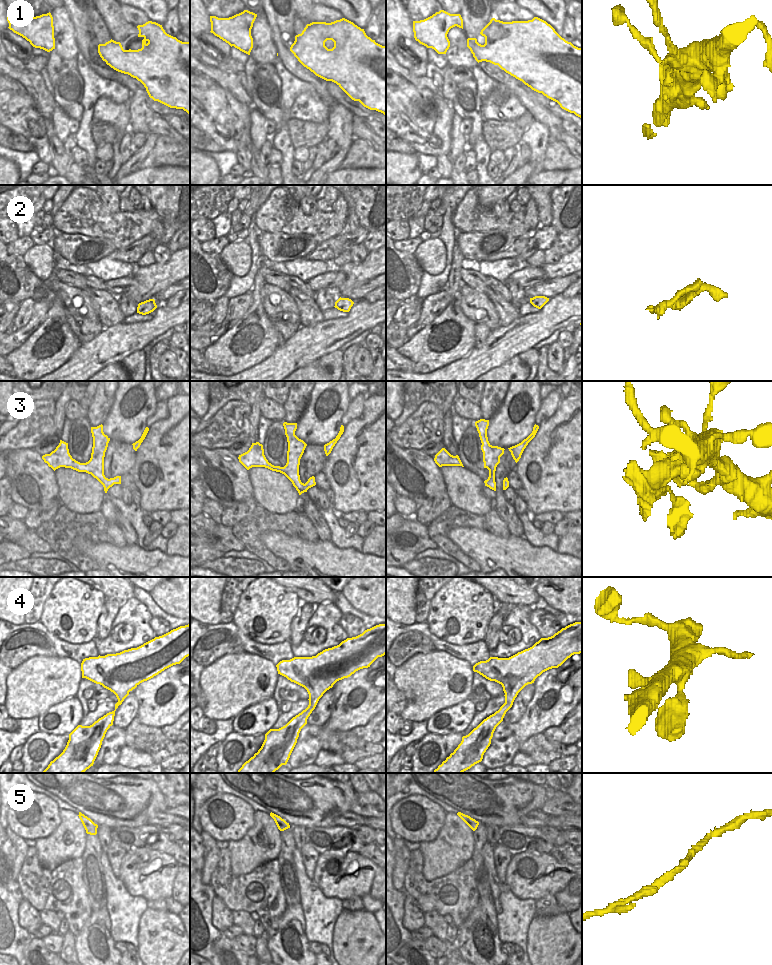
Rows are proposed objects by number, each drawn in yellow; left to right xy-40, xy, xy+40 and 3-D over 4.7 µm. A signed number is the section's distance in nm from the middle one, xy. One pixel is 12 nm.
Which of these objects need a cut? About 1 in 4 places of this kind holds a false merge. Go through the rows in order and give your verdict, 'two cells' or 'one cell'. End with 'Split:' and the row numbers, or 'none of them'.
1: two cells
2: one cell
3: two cells
4: one cell
5: one cell
Split: 1, 3

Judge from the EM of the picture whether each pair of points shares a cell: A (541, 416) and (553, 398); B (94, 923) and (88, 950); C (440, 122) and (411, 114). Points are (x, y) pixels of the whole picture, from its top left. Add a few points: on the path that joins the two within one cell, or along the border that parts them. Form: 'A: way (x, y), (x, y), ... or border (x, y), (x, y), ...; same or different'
A: way (545, 412), (551, 402); same
B: way (94, 930), (94, 943); same
C: way (433, 122), (425, 122), (418, 116); same

